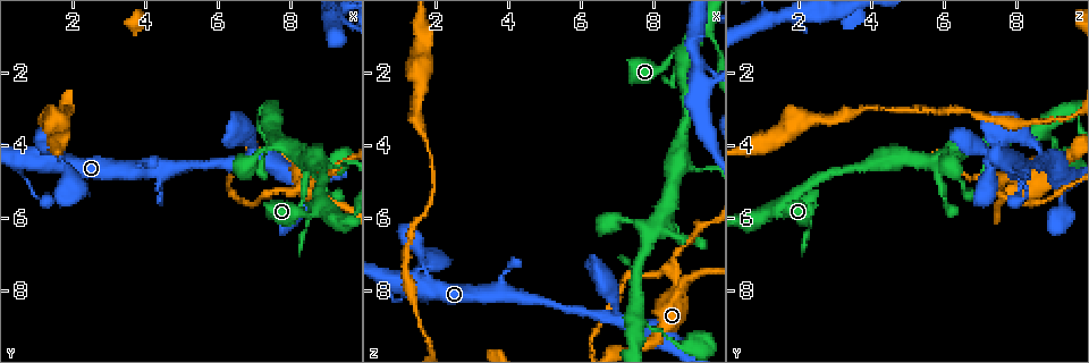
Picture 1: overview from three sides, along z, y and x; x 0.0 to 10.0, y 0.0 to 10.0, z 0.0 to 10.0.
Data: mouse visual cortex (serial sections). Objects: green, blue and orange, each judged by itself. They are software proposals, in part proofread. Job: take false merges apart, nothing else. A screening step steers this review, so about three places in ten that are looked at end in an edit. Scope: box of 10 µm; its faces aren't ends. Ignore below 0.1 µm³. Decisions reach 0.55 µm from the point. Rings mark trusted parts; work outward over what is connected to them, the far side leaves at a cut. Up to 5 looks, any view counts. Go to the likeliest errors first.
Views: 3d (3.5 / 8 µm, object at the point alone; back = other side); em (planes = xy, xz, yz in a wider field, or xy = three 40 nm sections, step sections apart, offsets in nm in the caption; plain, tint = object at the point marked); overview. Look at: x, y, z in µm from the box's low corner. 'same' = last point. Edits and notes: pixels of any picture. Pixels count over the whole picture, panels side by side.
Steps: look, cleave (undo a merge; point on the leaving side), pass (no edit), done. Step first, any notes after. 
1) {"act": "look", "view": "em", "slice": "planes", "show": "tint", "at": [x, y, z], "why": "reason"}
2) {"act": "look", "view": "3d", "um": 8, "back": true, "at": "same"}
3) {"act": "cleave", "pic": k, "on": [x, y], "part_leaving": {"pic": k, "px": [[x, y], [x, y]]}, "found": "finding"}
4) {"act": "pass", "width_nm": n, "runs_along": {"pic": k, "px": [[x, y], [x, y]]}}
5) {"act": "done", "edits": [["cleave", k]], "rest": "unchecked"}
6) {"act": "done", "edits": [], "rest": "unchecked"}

{"act": "look", "view": "3d", "um": 8, "at": [8.50, 5.05, 7.55]}

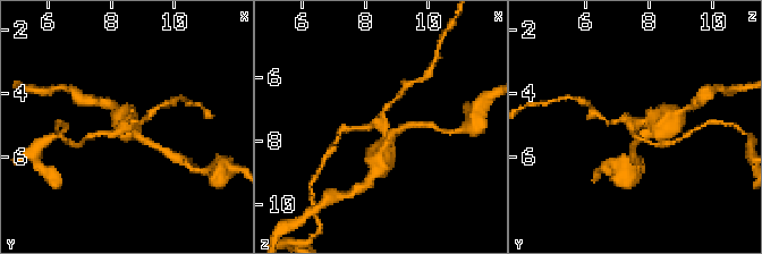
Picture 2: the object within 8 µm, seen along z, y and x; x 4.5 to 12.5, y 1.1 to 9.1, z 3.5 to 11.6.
{"act": "look", "view": "em", "slice": "xy", "step": 5, "show": "tint", "at": "same", "why": "now the EM"}

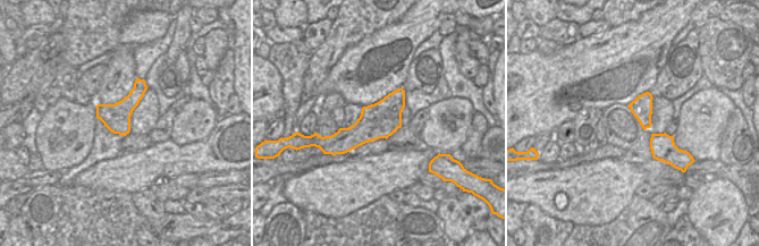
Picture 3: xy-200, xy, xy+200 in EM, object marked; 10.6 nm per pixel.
{"act": "cleave", "pic": 2, "on": [367, 127], "arms": 3, "part_leaving": {"pic": 2, "px": [[384, 135], [378, 124], [346, 128]]}, "found": "two cells meet here"}

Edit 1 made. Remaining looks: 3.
{"act": "look", "view": "3d", "um": 3.5, "back": true, "at": [9.45, 6.10, 0.90], "why": "sharp bend"}

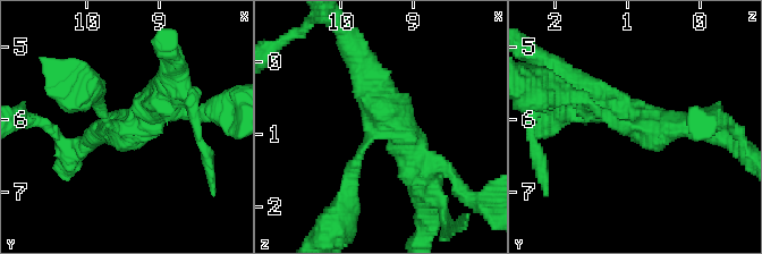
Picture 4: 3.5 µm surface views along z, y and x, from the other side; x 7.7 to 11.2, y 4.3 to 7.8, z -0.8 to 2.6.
{"act": "look", "view": "em", "slice": "xy", "step": 2, "show": "tint", "at": [9.40, 6.05, 0.85], "arms": 3, "arm_widths_nm": [150, 300, 350]}

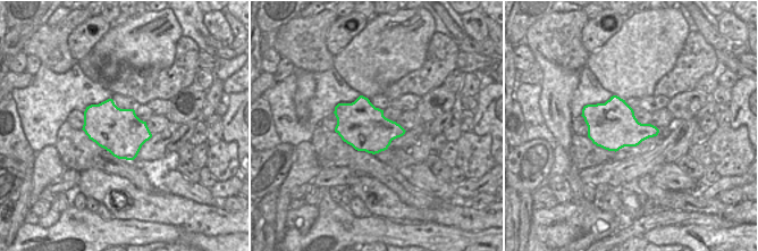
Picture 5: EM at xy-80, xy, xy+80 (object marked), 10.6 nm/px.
{"act": "pass", "runs_along": {"pic": 4, "px": [[438, 164], [386, 124], [350, 62]]}, "found": "continuous, no second cell"}

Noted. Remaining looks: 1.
{"act": "done", "edits": [["cleave", 2]], "rest": "unchecked"}

